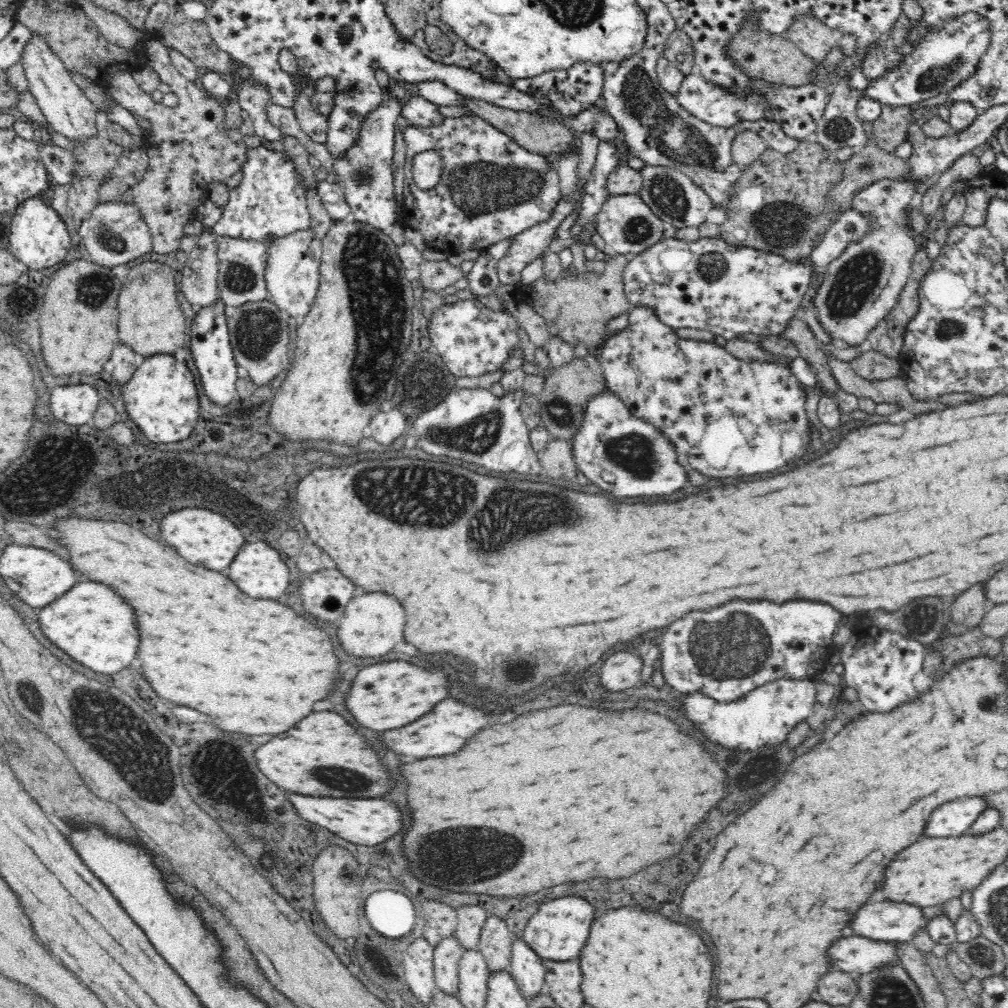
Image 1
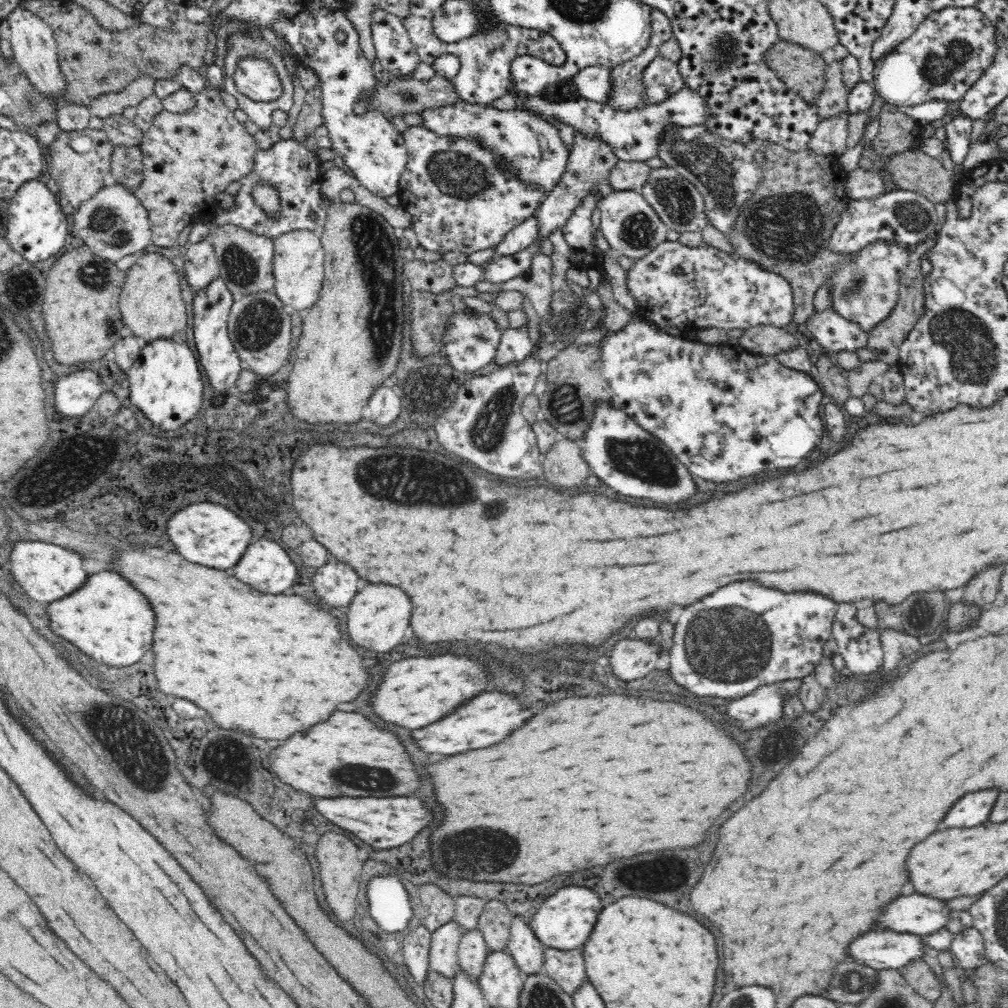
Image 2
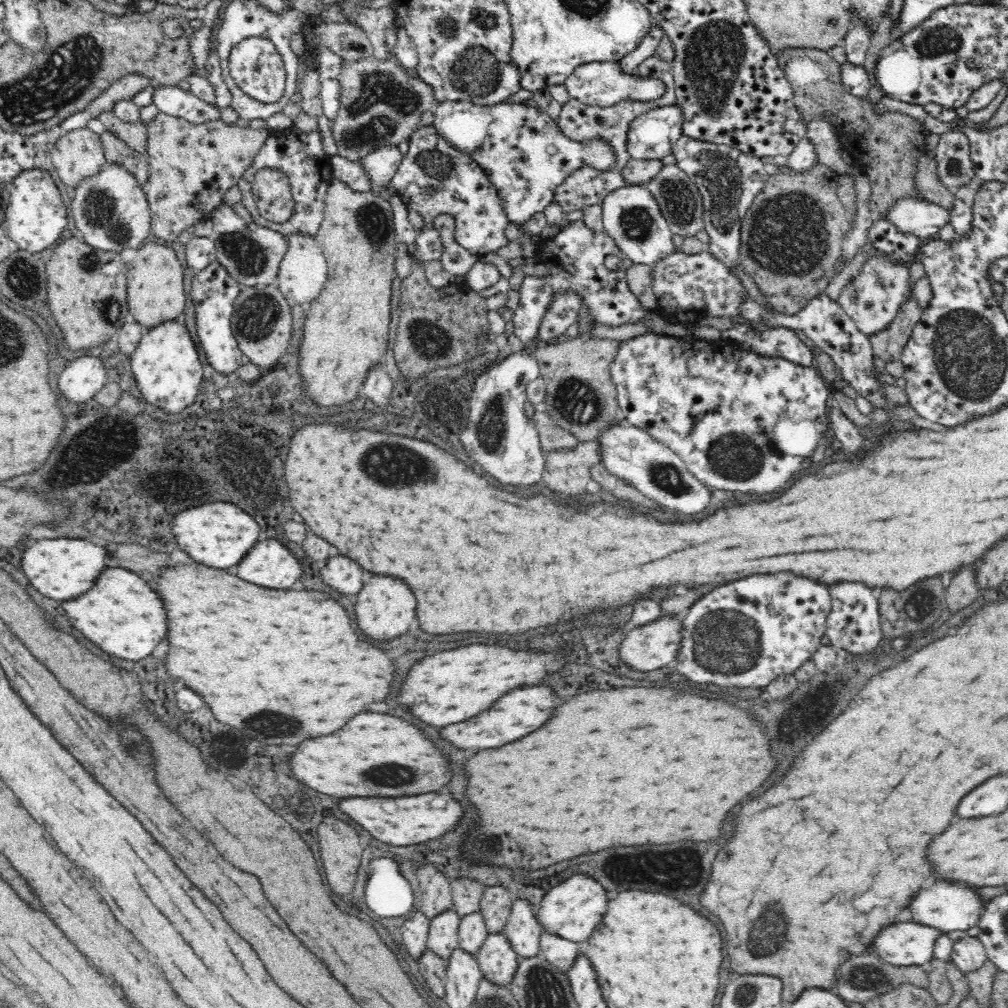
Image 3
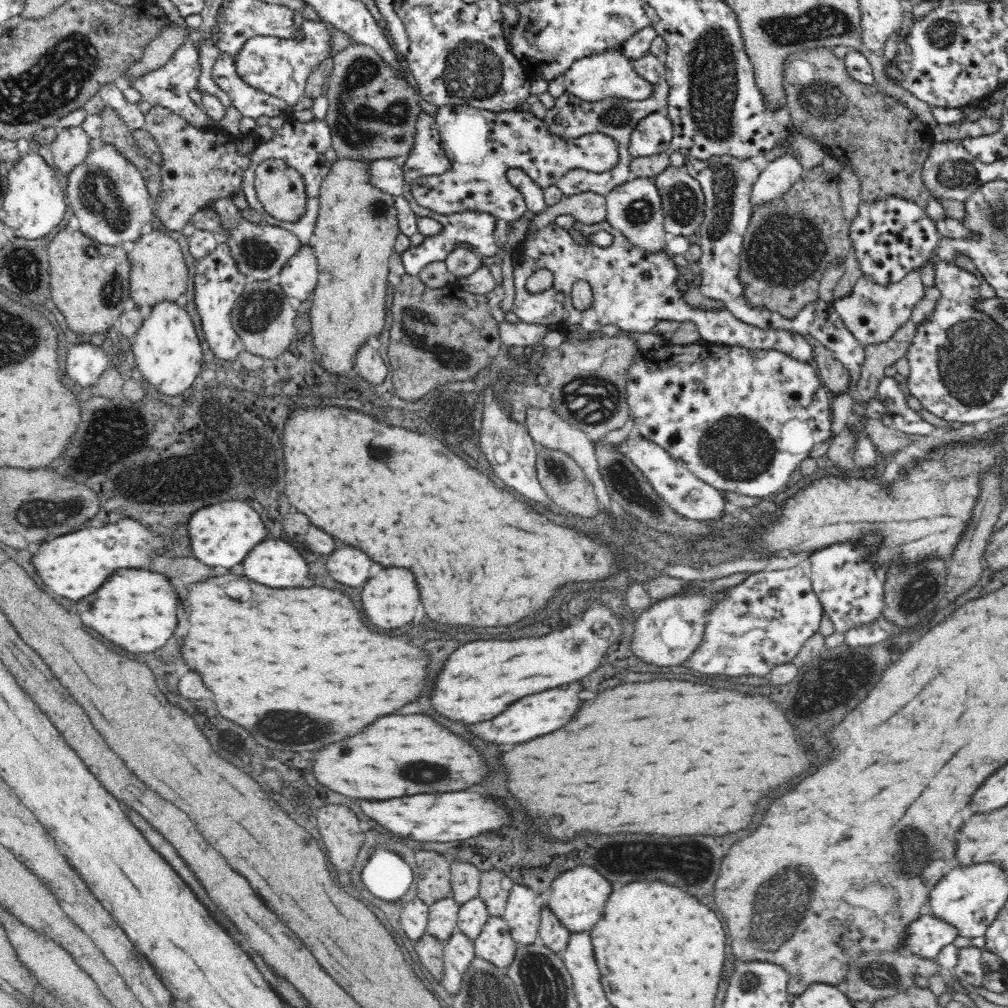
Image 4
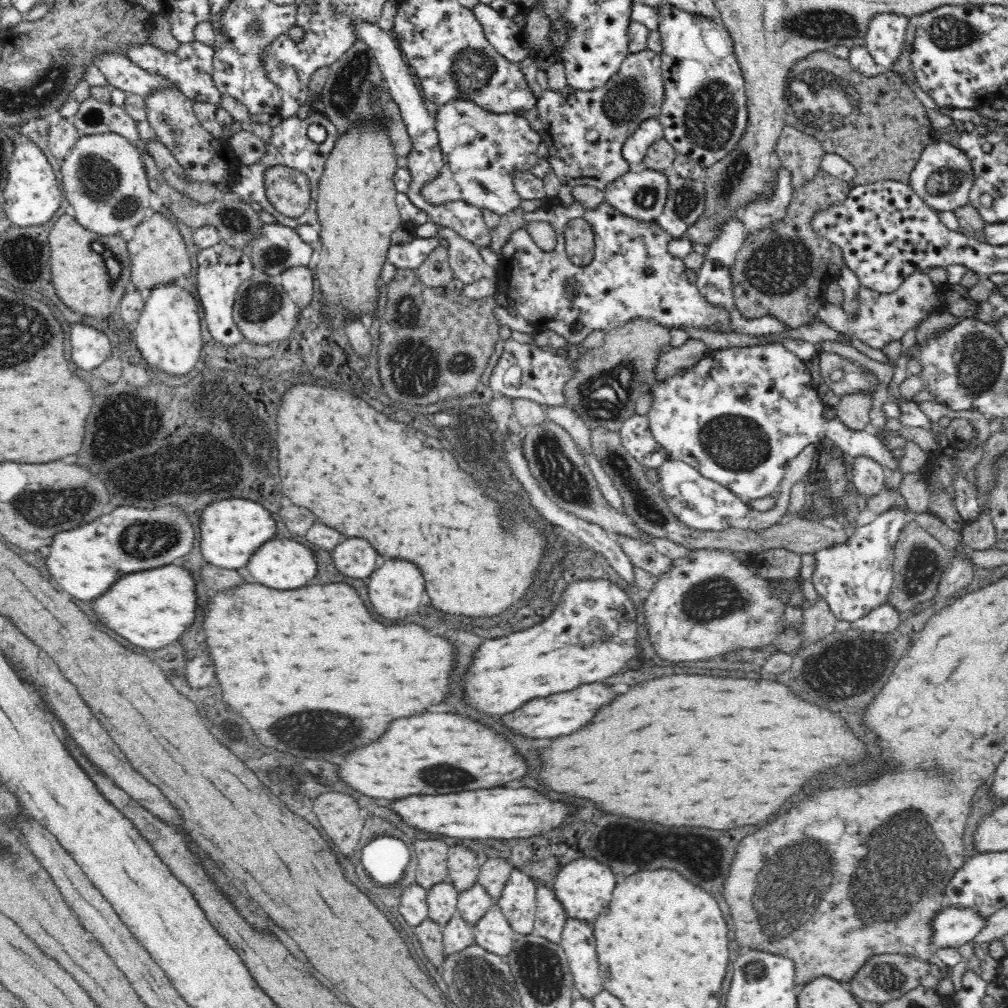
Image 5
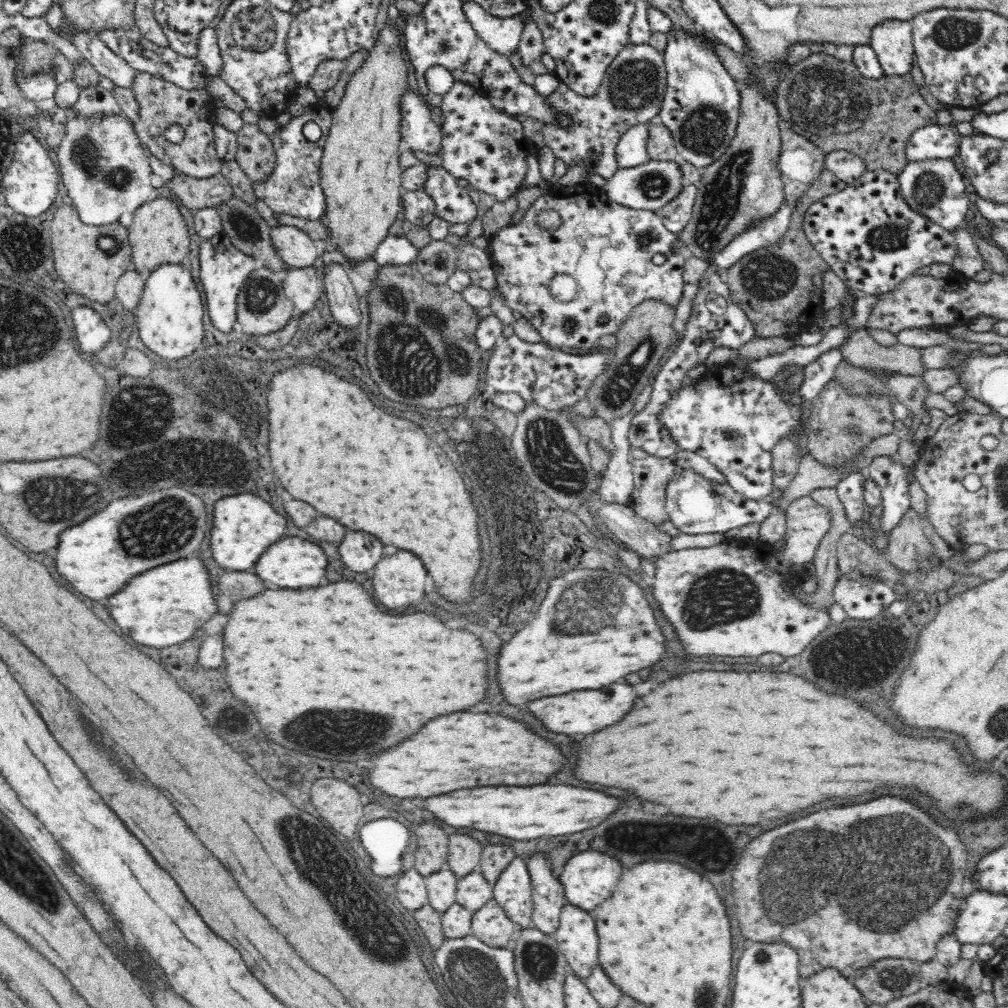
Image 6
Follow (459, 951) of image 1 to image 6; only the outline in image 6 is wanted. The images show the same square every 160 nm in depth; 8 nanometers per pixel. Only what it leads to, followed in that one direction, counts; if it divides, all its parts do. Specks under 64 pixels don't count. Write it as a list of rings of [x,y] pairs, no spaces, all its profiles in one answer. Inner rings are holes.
[[[444,863],[441,871],[426,877],[425,881],[429,905],[444,914],[456,903],[458,877]]]

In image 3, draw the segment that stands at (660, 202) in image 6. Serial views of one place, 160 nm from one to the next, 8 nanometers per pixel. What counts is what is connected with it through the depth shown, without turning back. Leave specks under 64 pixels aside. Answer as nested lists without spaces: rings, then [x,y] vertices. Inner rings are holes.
[[[630,185],[620,187],[608,193],[600,205],[602,209],[602,220],[604,225],[604,234],[612,237],[616,246],[629,258],[633,264],[654,264],[656,260],[676,252],[672,245],[672,231],[669,229],[668,221],[660,212],[660,207],[652,193],[643,185]]]

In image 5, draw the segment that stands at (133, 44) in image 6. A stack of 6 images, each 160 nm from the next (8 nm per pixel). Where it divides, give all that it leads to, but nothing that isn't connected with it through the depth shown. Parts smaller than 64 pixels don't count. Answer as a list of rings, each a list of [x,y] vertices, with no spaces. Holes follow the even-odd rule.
[[[195,38],[192,42],[182,43],[177,48],[177,51],[173,53],[164,53],[148,42],[142,45],[130,45],[127,50],[127,57],[140,68],[156,75],[162,75],[162,77],[172,81],[184,93],[184,96],[187,96],[189,99],[220,106],[224,96],[217,89],[212,79],[214,53],[215,50],[212,44],[200,42]]]

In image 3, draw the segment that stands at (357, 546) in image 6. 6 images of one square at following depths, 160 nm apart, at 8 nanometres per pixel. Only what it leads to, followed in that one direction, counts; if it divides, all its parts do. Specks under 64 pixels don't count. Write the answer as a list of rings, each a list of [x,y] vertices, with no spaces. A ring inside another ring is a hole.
[[[346,556],[328,558],[320,574],[322,574],[322,582],[340,594],[358,594],[362,588],[364,572],[356,562],[352,562]]]

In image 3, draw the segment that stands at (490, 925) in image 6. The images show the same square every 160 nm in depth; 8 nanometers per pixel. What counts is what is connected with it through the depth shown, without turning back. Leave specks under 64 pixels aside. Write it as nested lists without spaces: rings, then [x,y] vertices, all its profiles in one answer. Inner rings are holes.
[[[505,933],[489,934],[476,957],[483,978],[494,985],[510,987],[520,958]]]

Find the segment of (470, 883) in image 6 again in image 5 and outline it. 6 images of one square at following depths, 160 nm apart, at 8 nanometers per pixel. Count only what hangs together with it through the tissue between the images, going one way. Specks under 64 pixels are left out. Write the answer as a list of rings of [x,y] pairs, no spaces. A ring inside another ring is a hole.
[[[476,883],[470,890],[459,894],[457,899],[457,916],[462,917],[470,926],[474,926],[482,918],[492,904],[492,898],[484,887]]]

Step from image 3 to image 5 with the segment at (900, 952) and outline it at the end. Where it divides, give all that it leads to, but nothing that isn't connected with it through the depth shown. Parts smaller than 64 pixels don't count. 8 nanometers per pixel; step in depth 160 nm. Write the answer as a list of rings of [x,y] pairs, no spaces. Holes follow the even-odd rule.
[[[946,907],[932,916],[930,946],[932,950],[956,949],[974,939],[984,926],[986,920],[982,919],[976,911]]]

